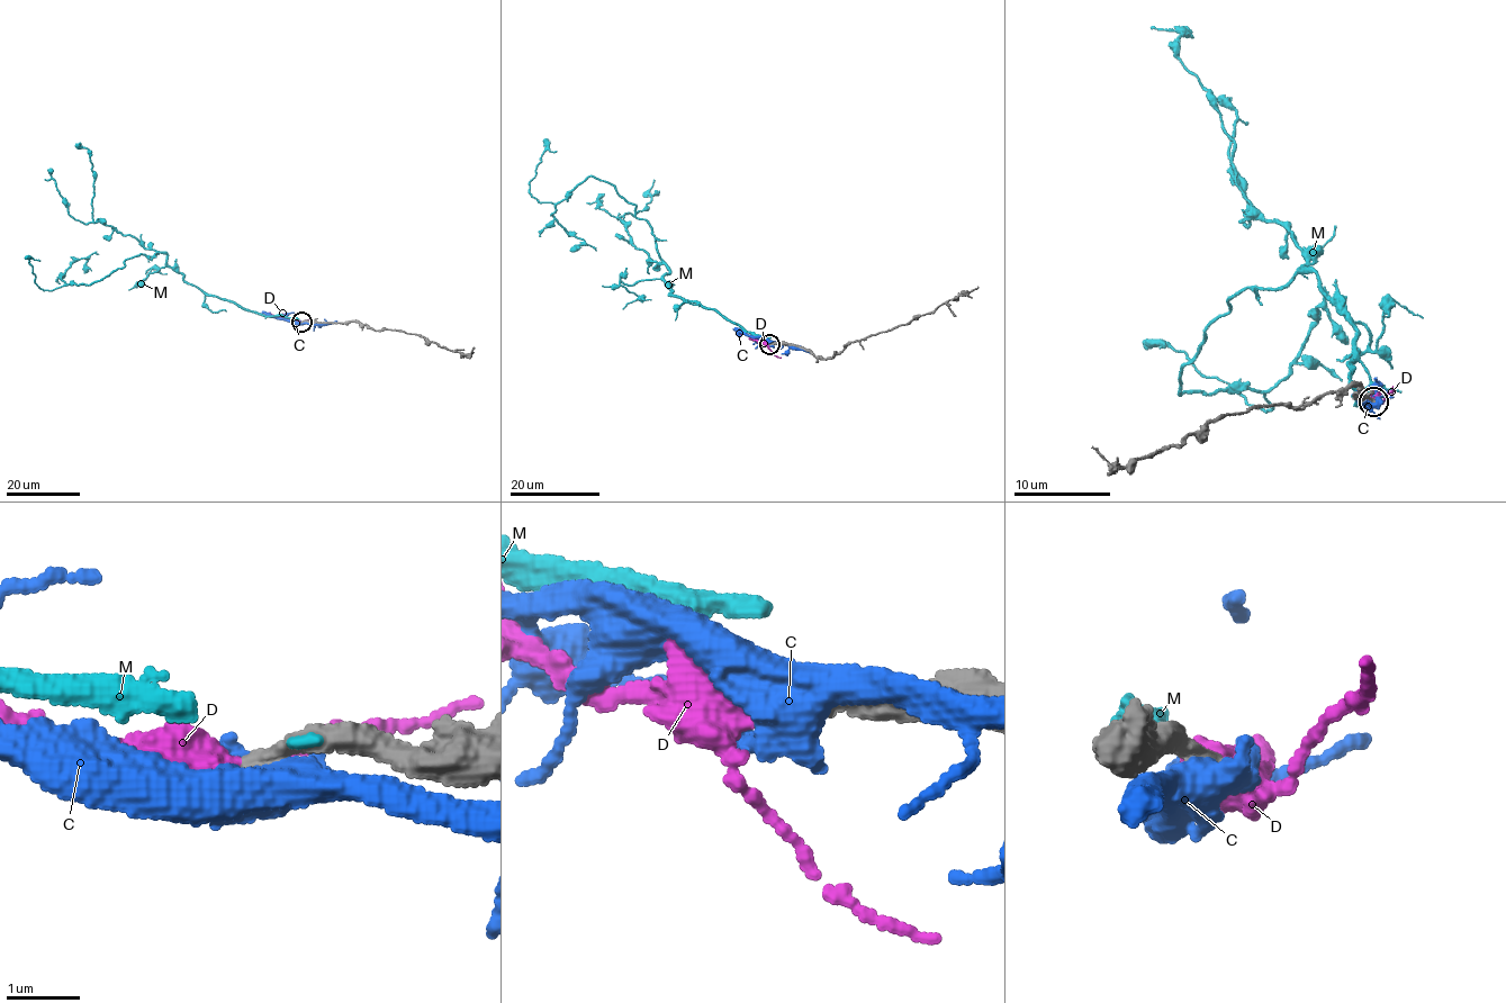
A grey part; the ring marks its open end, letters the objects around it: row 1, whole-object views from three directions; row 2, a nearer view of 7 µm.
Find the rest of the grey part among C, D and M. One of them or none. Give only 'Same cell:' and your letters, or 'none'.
Same cell: D

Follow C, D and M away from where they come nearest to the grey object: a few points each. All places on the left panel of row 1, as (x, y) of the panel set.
C: (303, 322), (291, 323), (262, 313)
D: (300, 322), (269, 312)
M: (304, 321), (205, 295), (164, 253), (128, 258), (88, 285), (47, 290), (28, 262), (39, 261)

